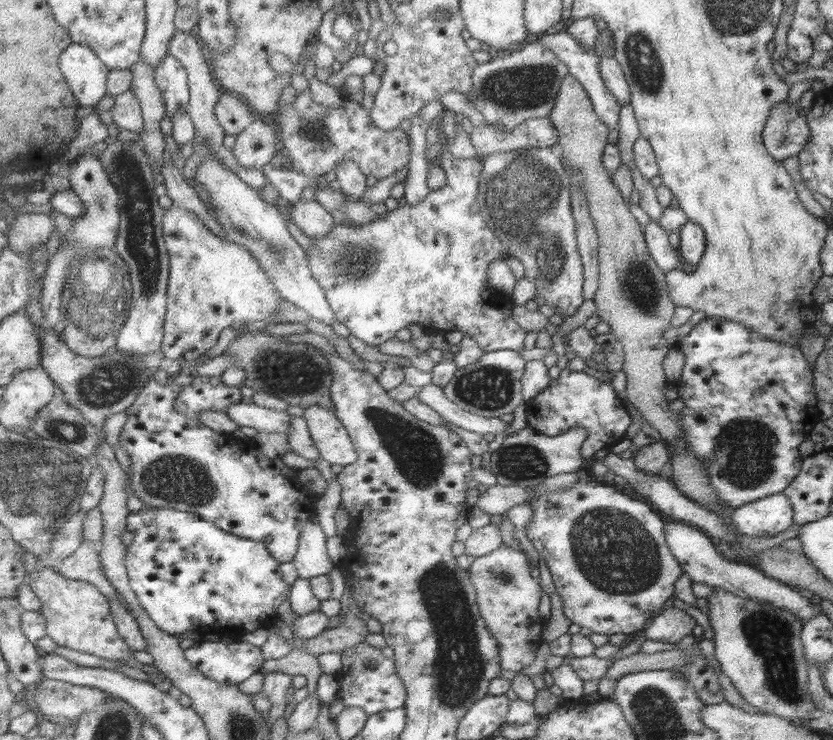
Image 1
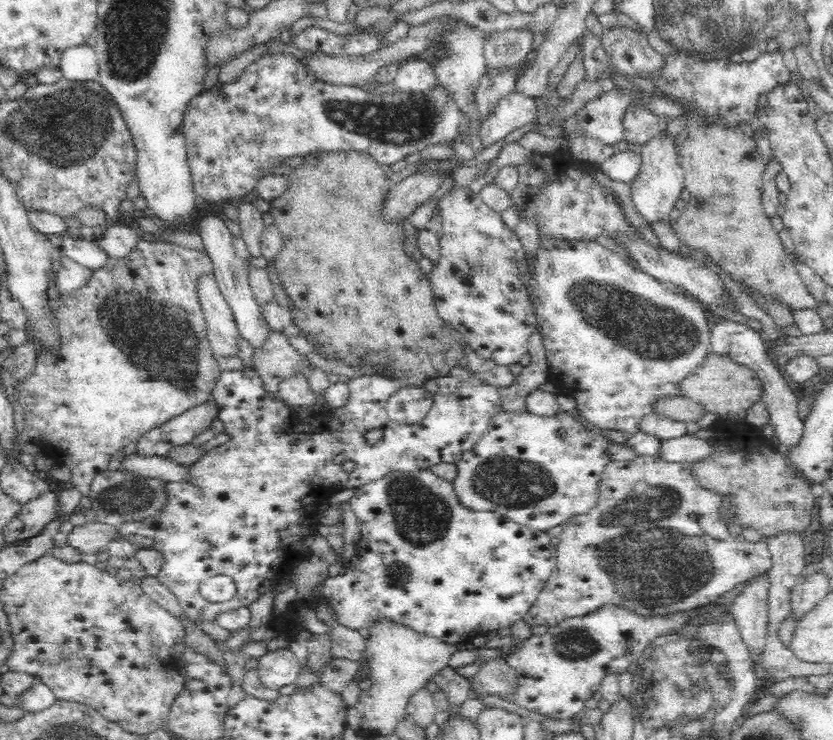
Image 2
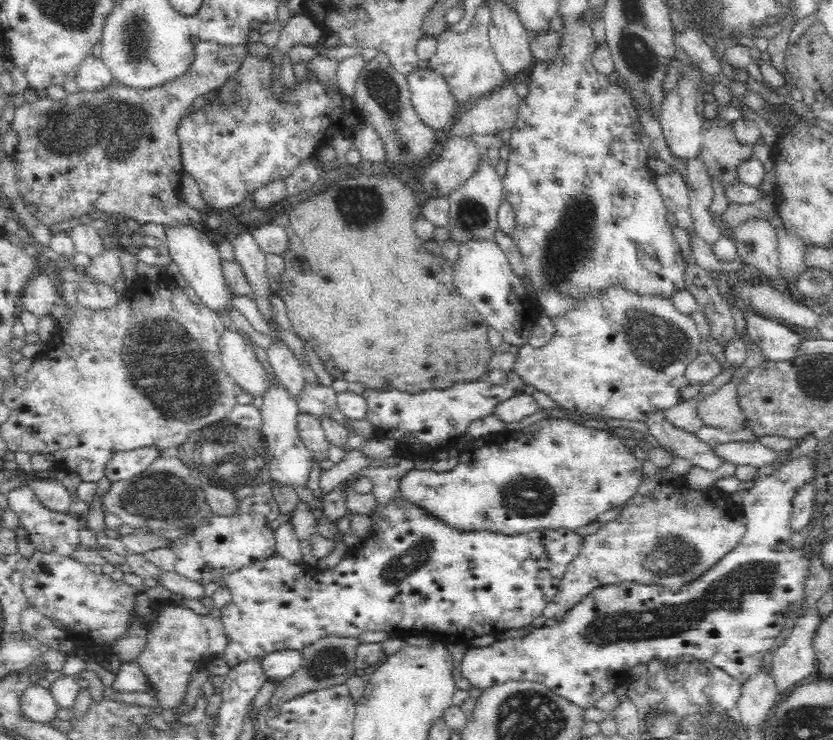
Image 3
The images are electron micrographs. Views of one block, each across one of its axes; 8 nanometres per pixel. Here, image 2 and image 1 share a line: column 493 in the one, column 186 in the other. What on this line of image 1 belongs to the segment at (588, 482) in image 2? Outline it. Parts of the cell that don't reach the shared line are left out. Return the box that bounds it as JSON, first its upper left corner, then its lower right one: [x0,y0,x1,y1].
[119,376,319,563]

